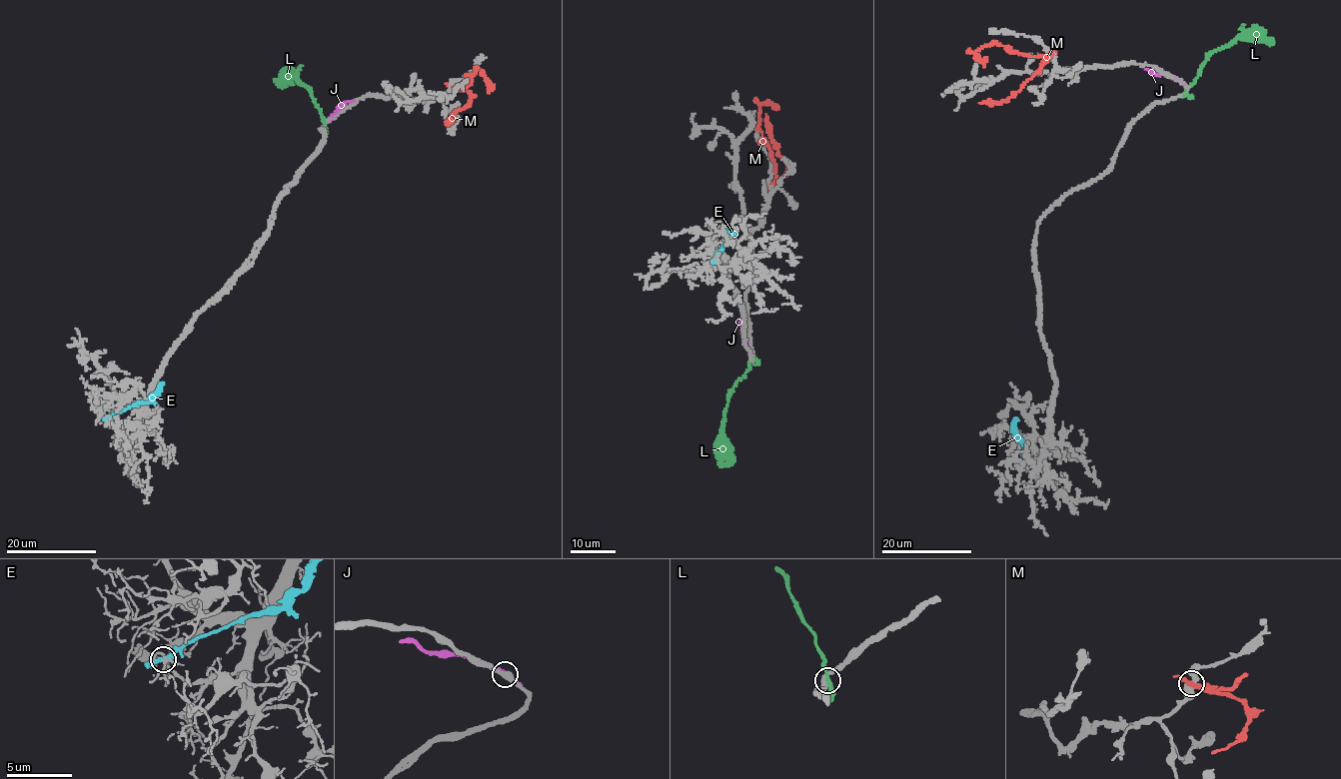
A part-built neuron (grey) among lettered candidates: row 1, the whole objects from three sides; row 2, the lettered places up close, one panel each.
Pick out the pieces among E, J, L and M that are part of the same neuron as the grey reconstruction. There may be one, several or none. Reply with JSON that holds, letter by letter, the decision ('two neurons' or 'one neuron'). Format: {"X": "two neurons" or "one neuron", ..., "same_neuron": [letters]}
{"E": "two neurons", "J": "two neurons", "L": "one neuron", "M": "two neurons", "same_neuron": ["L"]}

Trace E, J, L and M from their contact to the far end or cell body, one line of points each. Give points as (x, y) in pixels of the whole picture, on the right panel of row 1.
E: (1028, 460), (1014, 429), (1015, 416)
J: (1179, 81), (1144, 69)
L: (1185, 92), (1210, 54), (1239, 38), (1273, 45)
M: (1051, 54), (1016, 53), (1004, 45), (984, 44), (975, 54), (983, 63), (983, 67)

